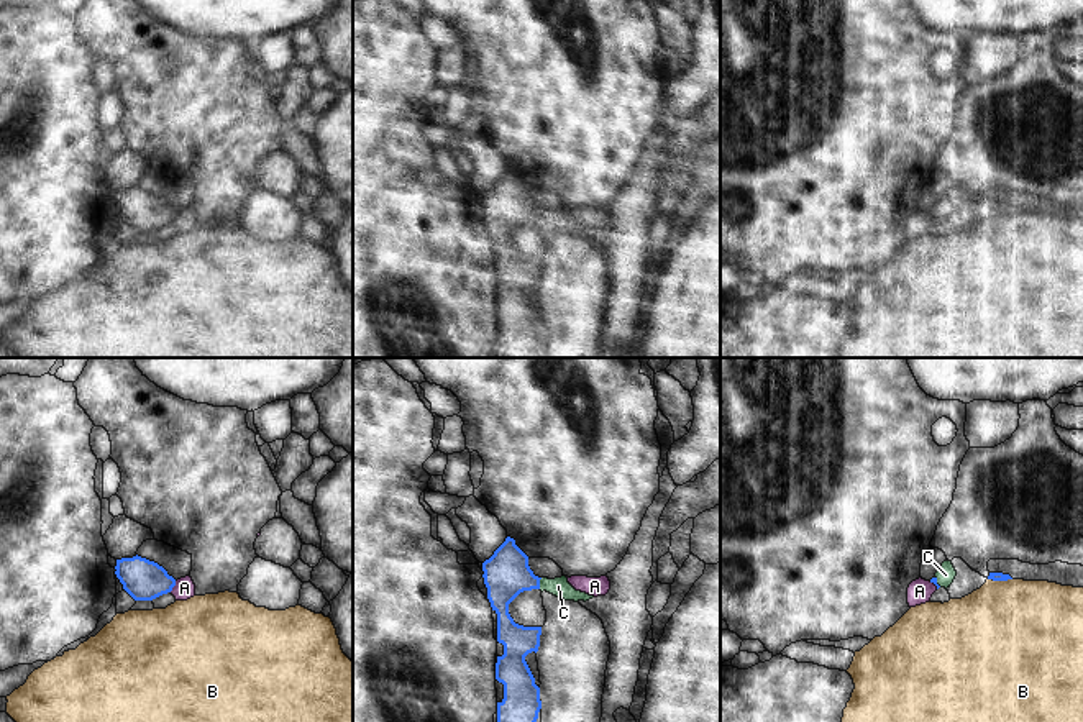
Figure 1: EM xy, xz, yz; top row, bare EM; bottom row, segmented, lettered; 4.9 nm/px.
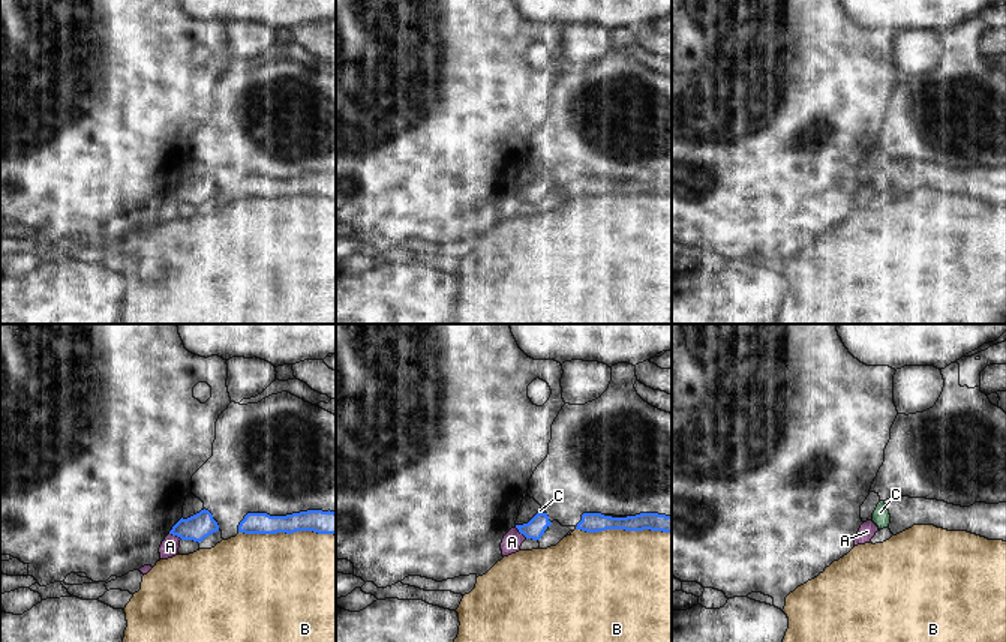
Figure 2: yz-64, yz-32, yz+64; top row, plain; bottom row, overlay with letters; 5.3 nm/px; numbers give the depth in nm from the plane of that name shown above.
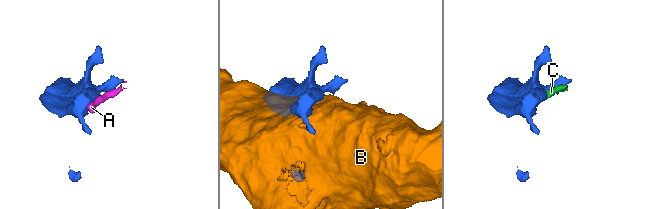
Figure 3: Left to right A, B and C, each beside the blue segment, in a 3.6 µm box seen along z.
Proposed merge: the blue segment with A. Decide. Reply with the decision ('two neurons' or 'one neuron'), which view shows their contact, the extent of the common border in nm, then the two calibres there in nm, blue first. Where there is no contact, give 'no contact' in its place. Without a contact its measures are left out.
two neurons; meets blue in xy; contact 70 nm long; 200 nm thick on the blue side, 100 nm on the other

